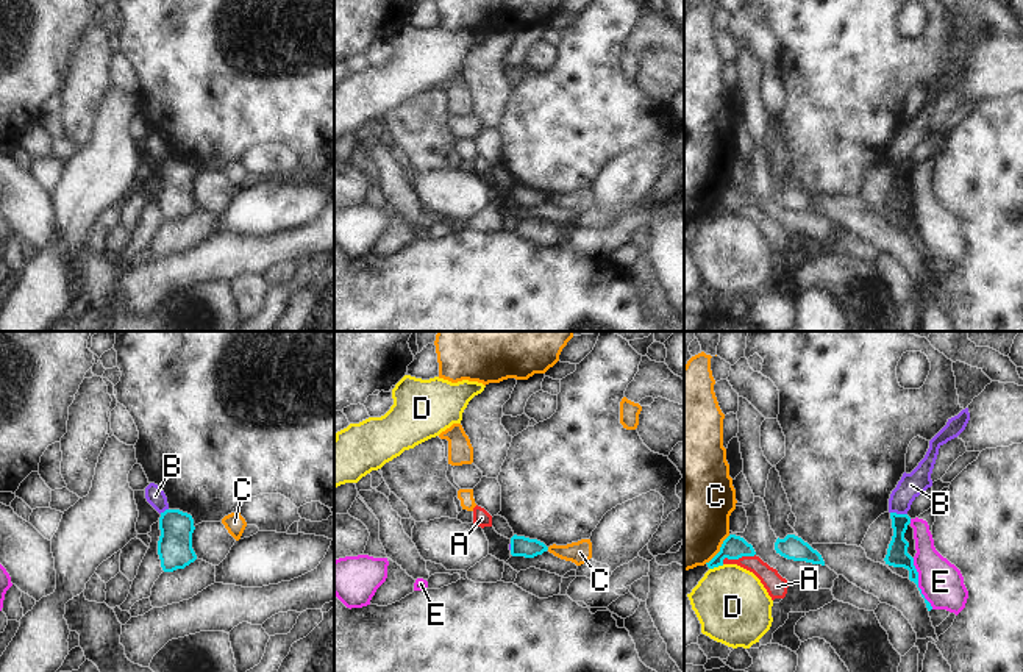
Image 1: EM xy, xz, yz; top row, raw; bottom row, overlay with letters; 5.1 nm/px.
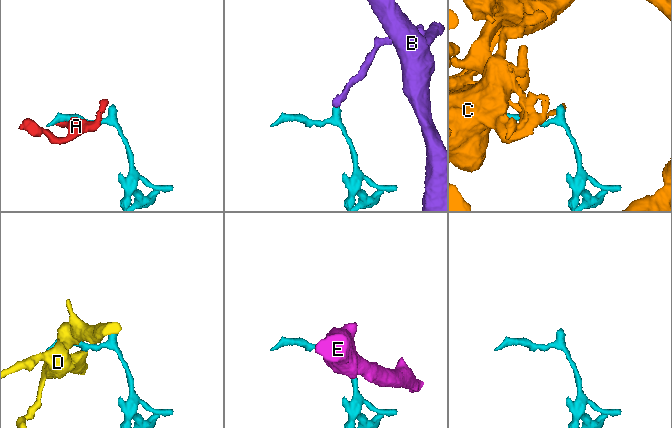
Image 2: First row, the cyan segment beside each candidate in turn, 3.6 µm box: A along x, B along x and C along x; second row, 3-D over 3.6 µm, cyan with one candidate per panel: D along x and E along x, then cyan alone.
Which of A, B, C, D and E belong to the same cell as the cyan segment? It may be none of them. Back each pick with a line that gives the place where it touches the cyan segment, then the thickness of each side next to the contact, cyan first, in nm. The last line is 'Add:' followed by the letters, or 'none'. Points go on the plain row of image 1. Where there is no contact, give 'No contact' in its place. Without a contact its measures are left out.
Add: none

